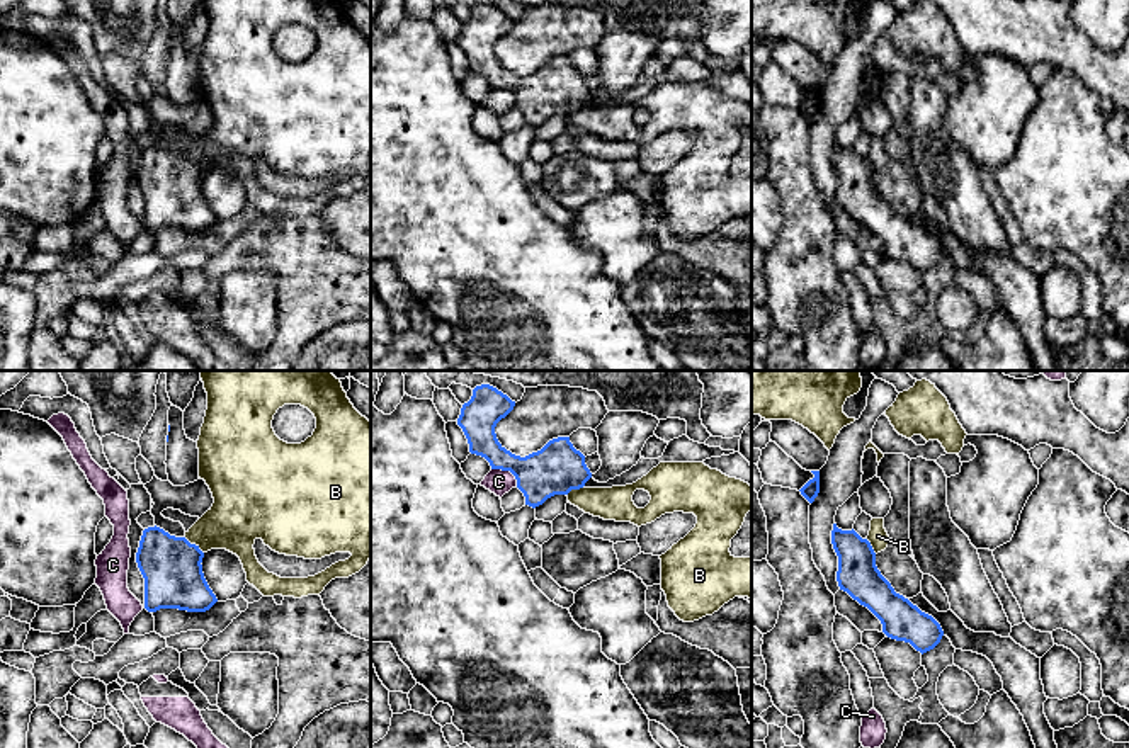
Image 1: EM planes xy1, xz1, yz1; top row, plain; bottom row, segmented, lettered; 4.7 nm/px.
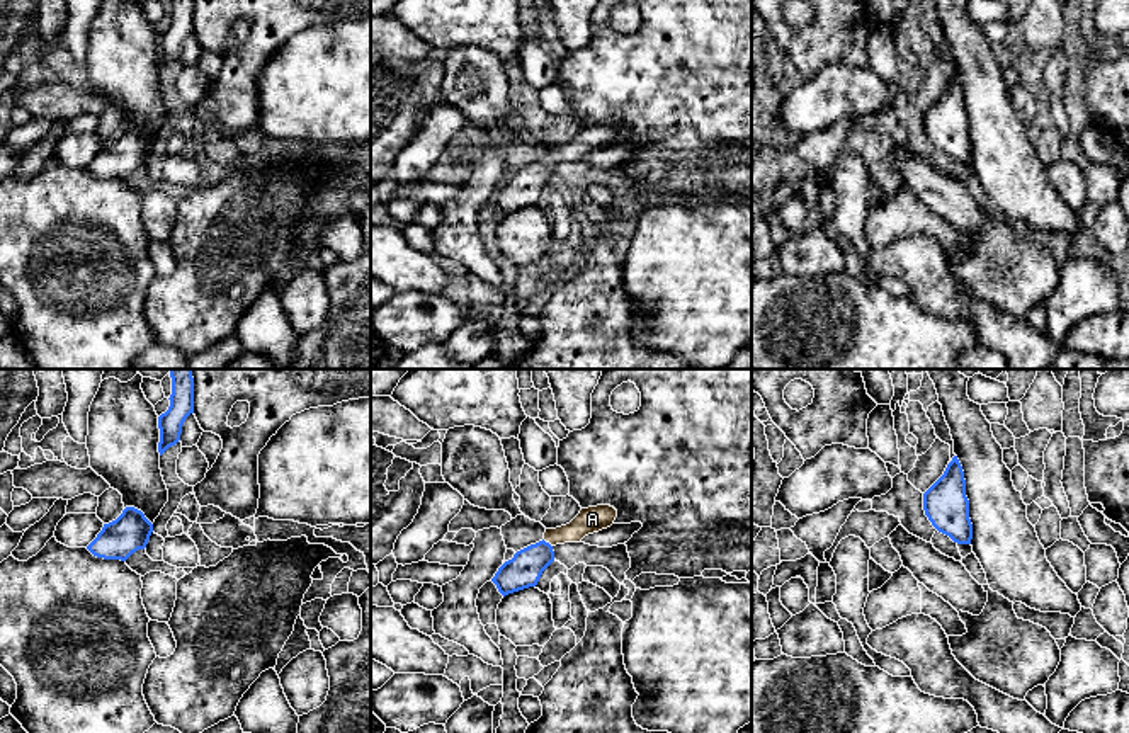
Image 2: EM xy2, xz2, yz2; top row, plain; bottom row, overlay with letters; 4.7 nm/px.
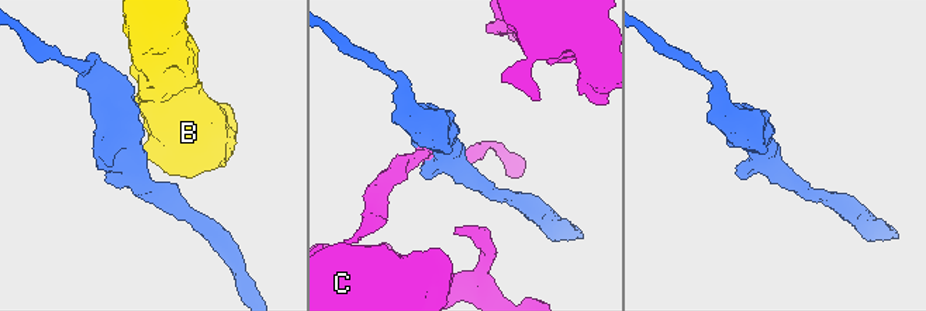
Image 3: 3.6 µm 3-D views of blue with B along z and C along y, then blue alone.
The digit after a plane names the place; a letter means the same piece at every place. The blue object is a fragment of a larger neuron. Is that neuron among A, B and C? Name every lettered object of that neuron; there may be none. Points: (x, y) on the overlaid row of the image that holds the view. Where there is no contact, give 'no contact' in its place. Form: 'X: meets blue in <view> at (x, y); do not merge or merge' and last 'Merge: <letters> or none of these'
A: meets blue in xz2 at (548, 543); merge
B: meets blue in xy1 at (194, 544); do not merge
C: meets blue in xz1 at (507, 470); do not merge
Merge: A

